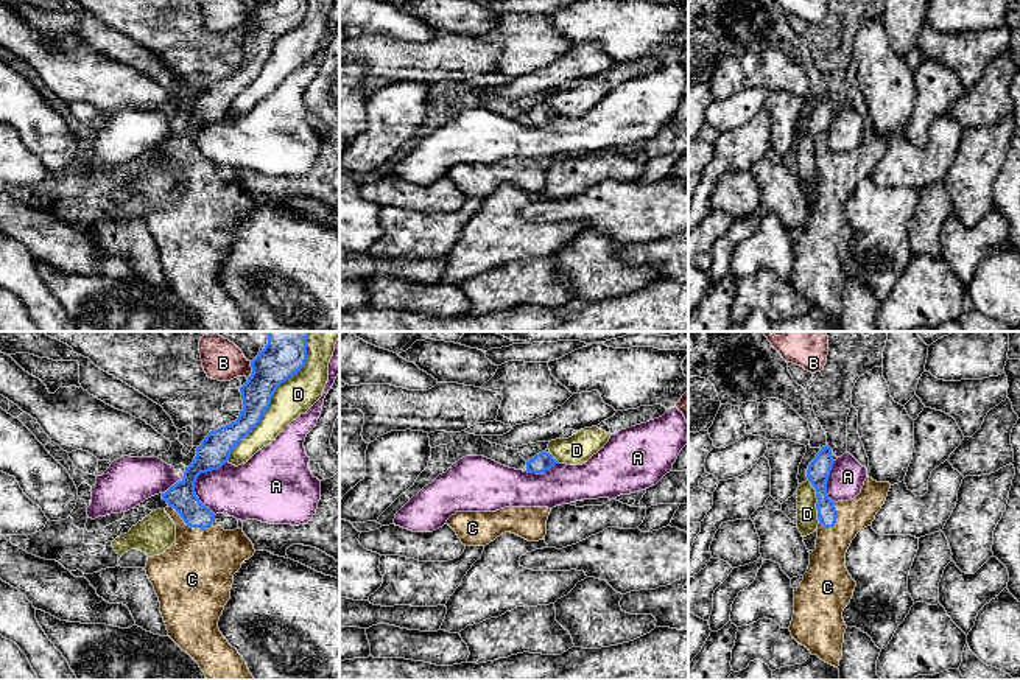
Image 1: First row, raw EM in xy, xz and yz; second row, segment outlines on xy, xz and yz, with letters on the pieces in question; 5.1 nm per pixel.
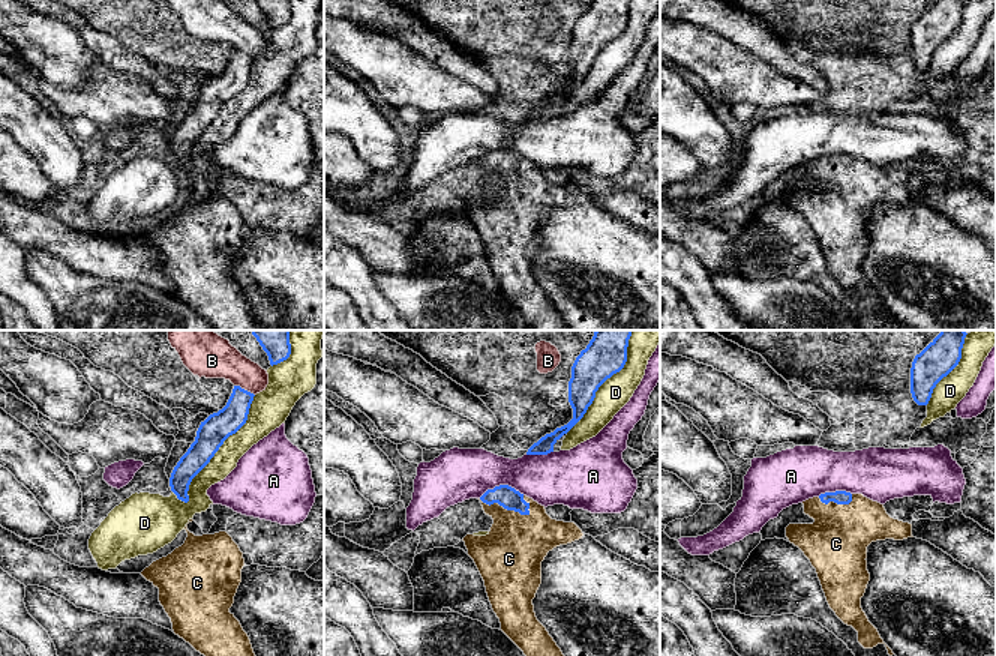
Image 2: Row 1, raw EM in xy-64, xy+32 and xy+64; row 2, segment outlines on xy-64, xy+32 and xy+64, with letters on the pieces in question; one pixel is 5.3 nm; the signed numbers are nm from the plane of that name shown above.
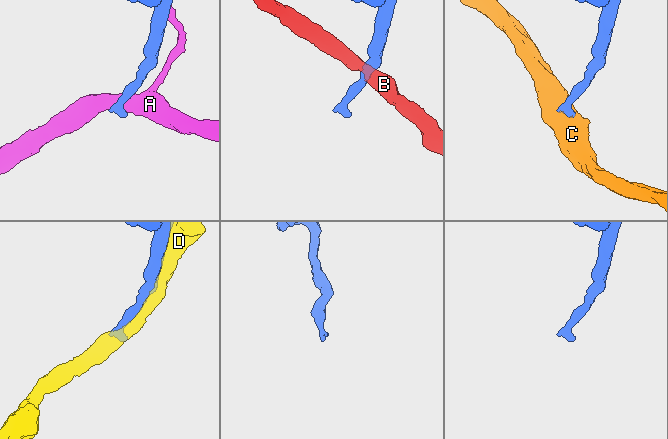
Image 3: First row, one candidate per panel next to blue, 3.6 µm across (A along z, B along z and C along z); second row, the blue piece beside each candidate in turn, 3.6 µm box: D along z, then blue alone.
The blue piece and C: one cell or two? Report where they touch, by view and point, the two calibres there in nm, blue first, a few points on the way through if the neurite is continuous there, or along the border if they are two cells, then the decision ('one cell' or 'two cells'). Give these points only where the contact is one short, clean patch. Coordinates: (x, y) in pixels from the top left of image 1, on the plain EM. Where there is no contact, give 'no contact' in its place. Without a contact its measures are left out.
meets blue in xy at (190, 178); 150 nm thick on the blue side, 400 nm on the other; runs through xy (181, 148), (190, 167), (190, 178), (195, 226); one cell

